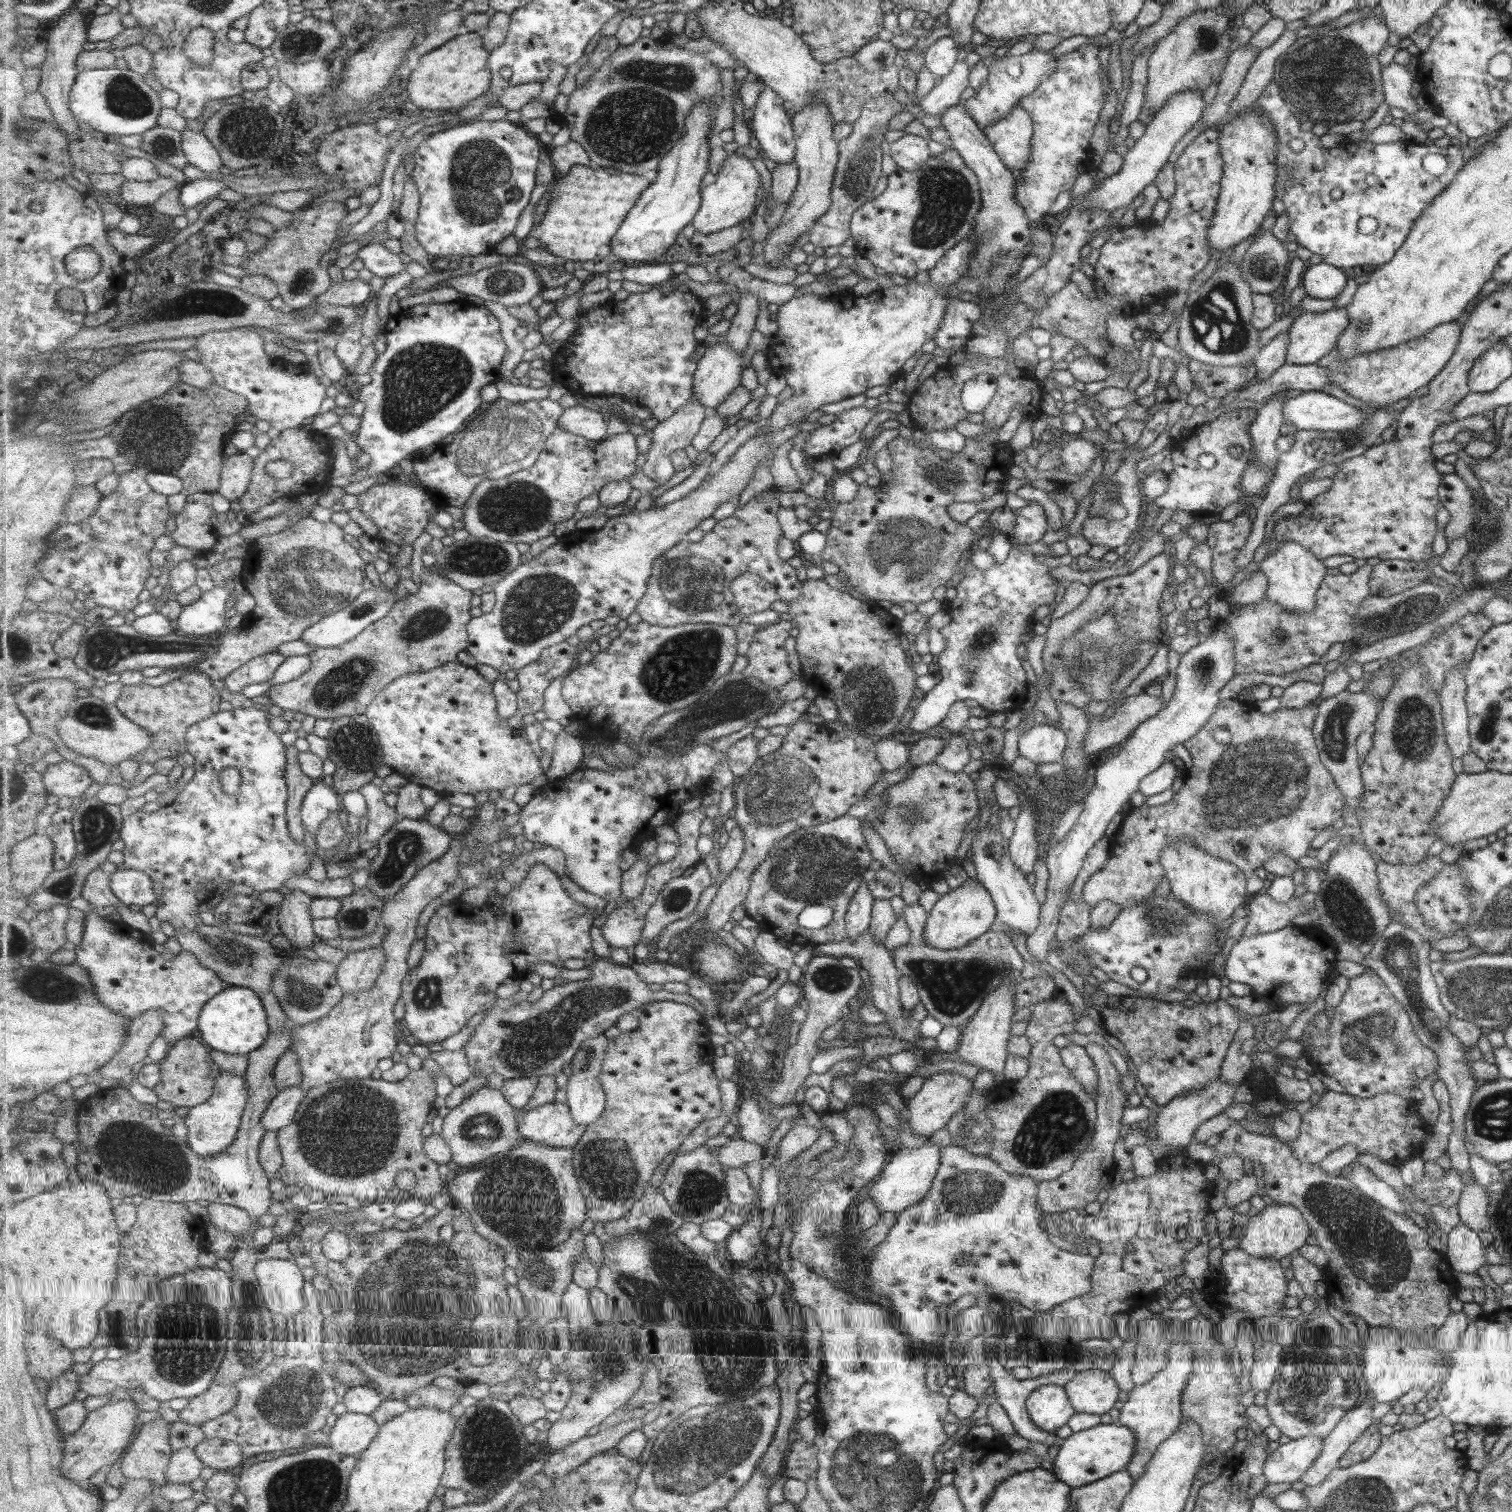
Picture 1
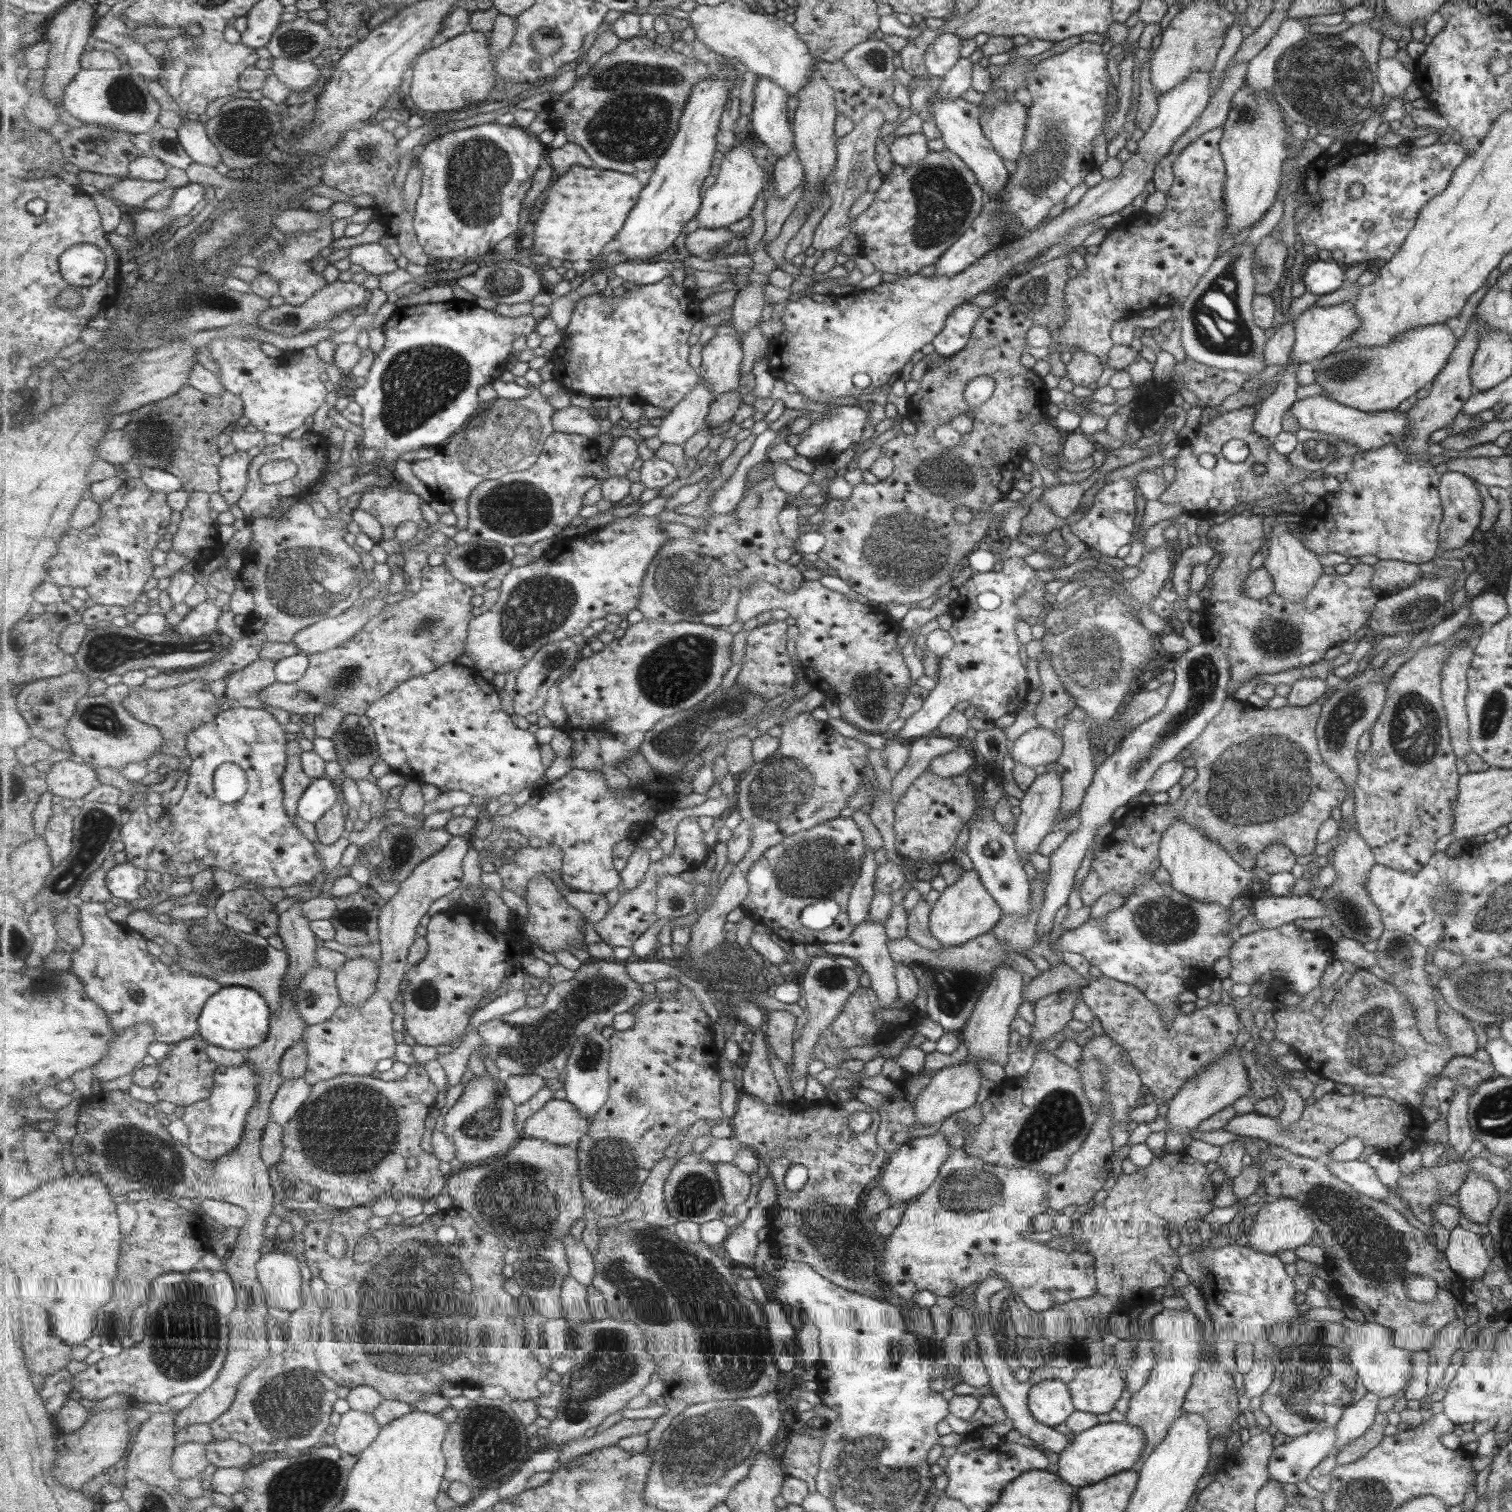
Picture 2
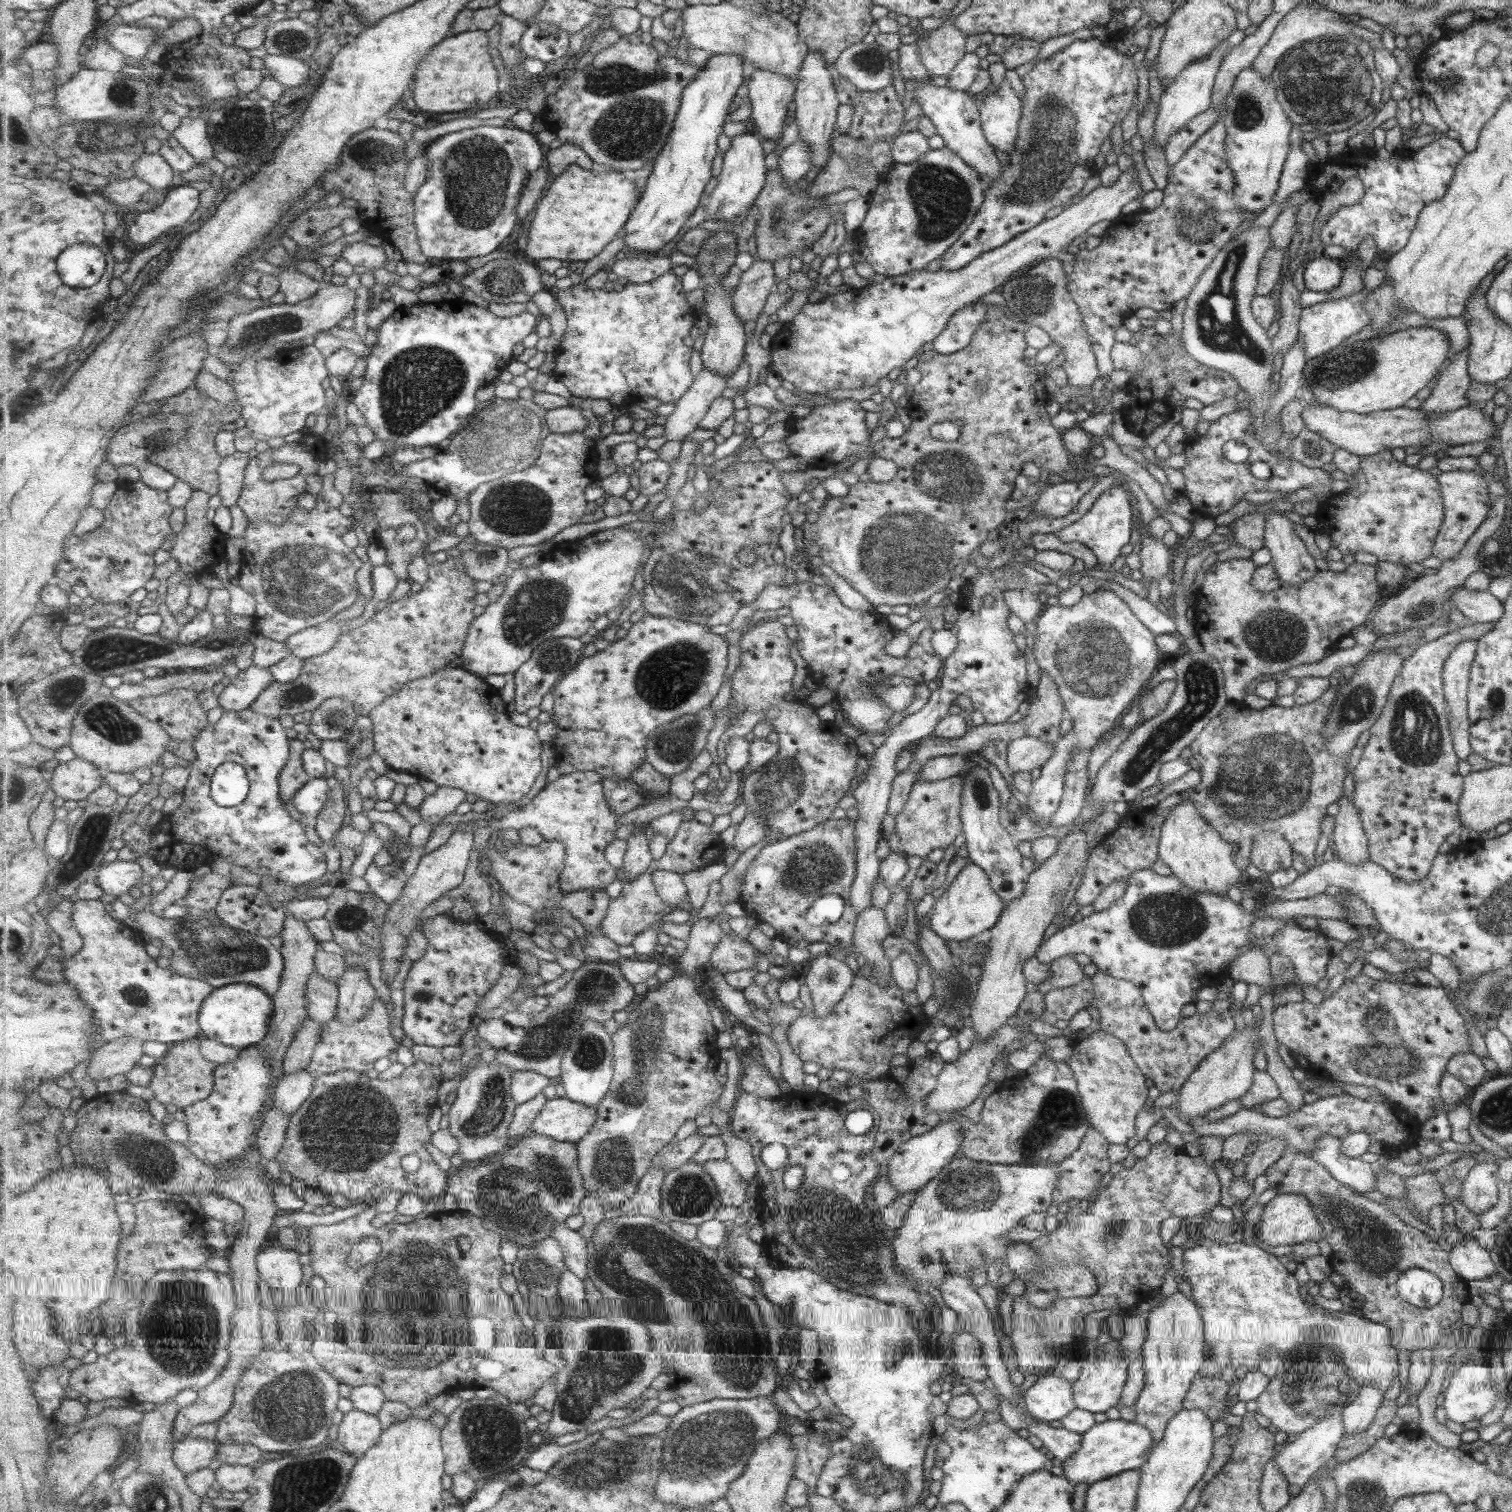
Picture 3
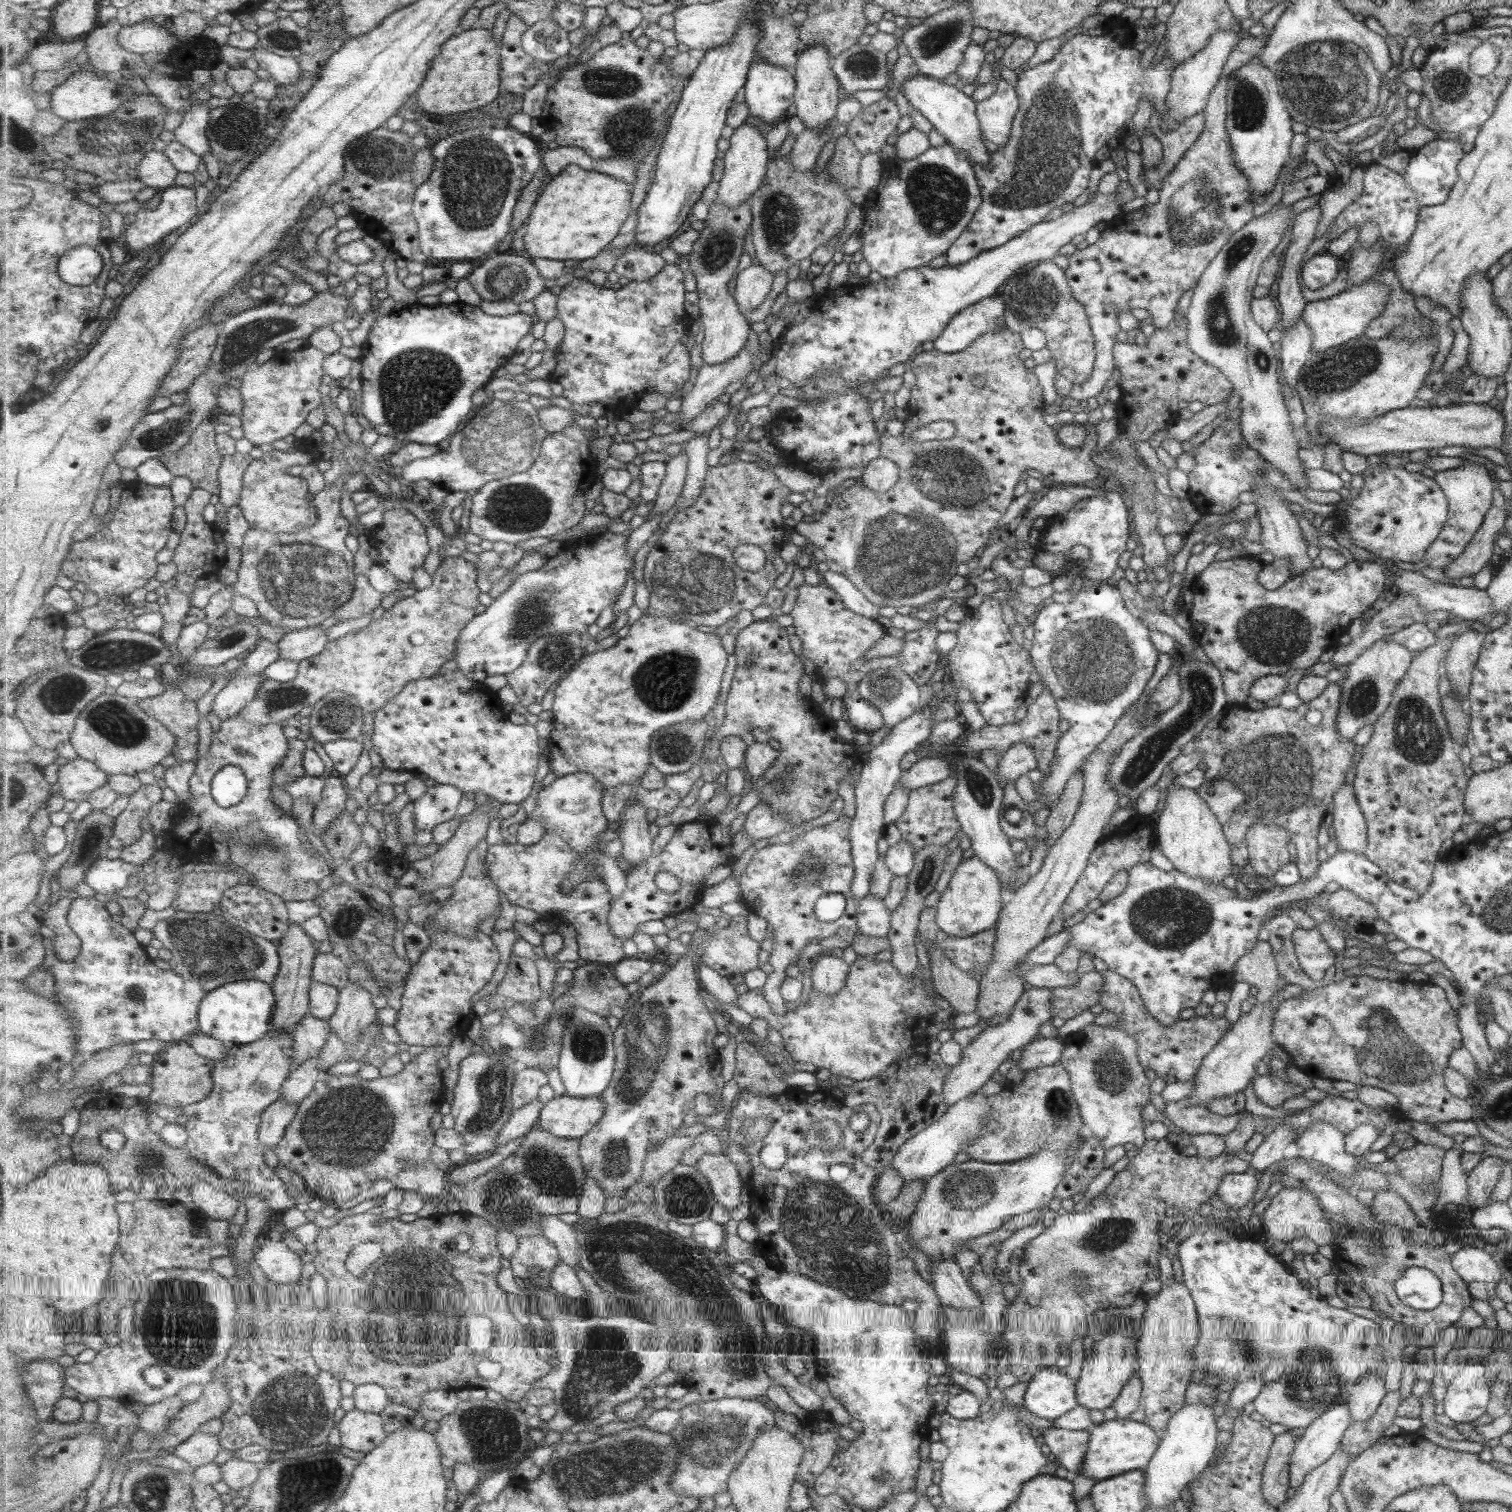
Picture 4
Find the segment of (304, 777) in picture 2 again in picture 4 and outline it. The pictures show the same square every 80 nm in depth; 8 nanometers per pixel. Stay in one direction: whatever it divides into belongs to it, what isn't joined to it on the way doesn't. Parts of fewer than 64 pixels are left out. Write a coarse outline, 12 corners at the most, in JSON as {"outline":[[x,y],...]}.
{"outline":[[289,739],[289,754],[273,774],[273,781],[287,788],[307,776],[307,744]]}

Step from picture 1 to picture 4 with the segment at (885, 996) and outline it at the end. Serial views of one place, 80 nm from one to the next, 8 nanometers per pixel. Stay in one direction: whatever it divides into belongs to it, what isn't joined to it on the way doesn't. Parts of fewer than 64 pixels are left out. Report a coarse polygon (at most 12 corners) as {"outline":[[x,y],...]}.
{"outline":[[865,894],[856,903],[857,933],[885,937],[890,910]]}

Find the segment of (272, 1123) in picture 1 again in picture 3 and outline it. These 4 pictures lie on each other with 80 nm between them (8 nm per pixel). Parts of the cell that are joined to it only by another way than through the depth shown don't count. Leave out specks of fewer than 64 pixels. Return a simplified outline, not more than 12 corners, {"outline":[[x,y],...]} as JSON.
{"outline":[[303,1069],[276,1086],[275,1107],[293,1116],[314,1091]]}

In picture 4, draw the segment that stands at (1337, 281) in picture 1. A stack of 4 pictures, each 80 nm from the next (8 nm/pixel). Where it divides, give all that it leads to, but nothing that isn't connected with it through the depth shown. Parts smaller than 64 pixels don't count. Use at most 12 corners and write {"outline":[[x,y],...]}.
{"outline":[[1313,255],[1301,270],[1303,287],[1315,291],[1333,281],[1337,262]]}

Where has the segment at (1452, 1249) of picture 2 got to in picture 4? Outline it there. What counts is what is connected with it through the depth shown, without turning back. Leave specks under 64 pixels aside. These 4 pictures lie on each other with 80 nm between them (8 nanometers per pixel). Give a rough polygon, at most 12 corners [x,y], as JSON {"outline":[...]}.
{"outline":[[1461,1247],[1452,1266],[1461,1280],[1496,1284],[1492,1256]]}

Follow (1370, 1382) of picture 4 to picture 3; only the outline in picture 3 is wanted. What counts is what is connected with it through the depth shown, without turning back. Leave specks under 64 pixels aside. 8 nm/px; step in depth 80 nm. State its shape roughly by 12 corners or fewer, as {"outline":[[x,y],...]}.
{"outline":[[1360,1386],[1341,1408],[1344,1434],[1364,1431],[1382,1401],[1382,1390]]}

